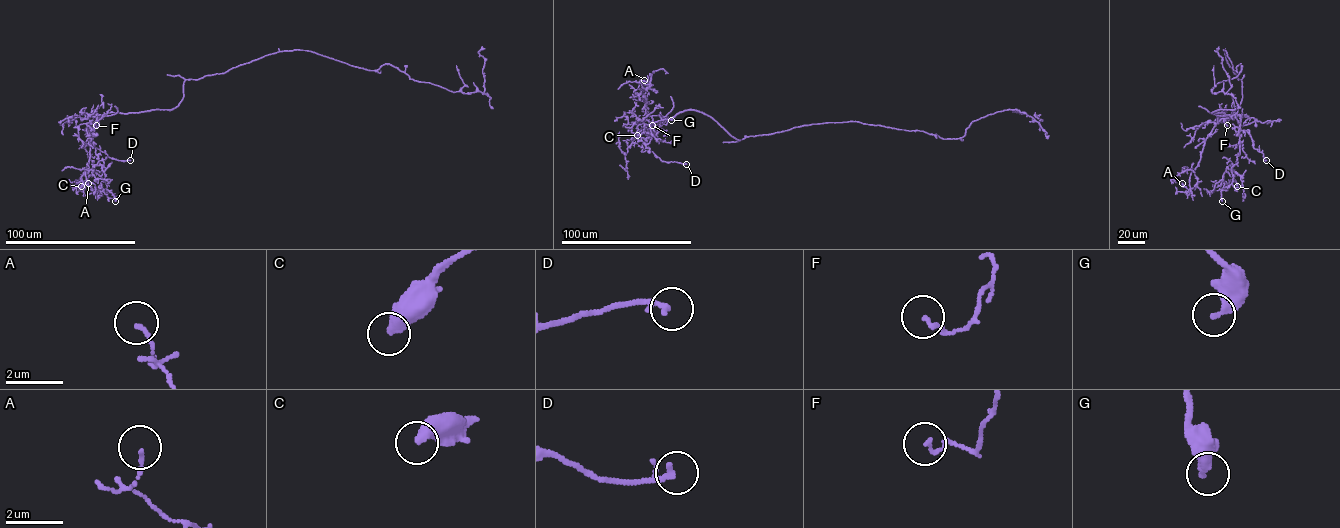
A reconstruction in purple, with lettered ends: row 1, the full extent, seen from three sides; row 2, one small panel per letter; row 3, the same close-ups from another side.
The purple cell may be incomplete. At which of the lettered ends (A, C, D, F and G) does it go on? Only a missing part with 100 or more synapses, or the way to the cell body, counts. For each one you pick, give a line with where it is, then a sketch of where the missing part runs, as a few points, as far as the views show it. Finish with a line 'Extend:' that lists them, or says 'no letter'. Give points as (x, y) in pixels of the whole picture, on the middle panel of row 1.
Extend: no letter

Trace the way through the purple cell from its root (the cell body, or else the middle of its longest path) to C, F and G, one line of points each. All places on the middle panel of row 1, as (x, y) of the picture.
C: (809, 125), (738, 140), (709, 116), (686, 110), (659, 123), (652, 137), (646, 124), (637, 135)
F: (809, 125), (740, 140), (709, 116), (694, 110), (678, 112), (652, 130), (654, 121), (652, 125)
G: (809, 125), (738, 140), (709, 116), (686, 110), (659, 123), (647, 138), (661, 131), (655, 122), (671, 120)

